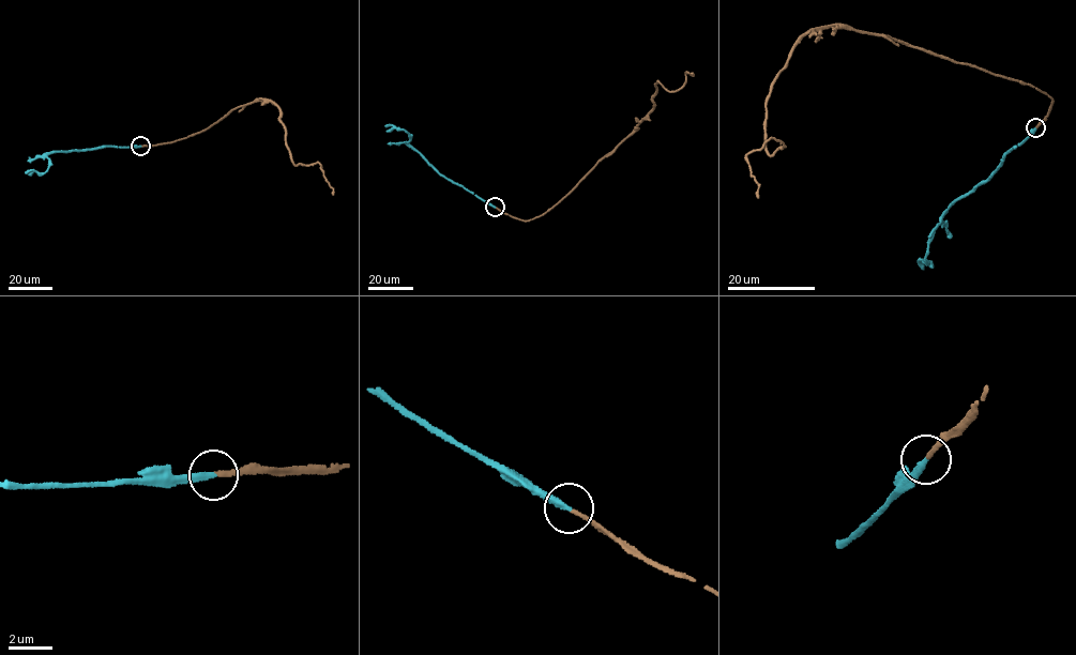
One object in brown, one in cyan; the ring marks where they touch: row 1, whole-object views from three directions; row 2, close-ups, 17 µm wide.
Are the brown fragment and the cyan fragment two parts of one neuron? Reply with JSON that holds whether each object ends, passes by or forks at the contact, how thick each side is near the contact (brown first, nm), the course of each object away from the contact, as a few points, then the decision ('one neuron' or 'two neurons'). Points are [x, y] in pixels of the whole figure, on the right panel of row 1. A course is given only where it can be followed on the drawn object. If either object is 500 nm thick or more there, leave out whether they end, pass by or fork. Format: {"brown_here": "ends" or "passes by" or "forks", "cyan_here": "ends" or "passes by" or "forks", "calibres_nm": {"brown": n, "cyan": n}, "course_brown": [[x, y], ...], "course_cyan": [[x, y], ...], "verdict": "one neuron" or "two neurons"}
{"brown_here": "ends", "cyan_here": "ends", "calibres_nm": {"brown": 180, "cyan": 280}, "course_brown": [[1036, 127], [1052, 101], [1029, 84], [819, 27], [766, 104], [764, 149], [784, 147], [745, 156], [758, 198]], "course_cyan": [[1036, 127], [1005, 153], [985, 181], [952, 202], [929, 242], [926, 261], [919, 260], [923, 269]], "verdict": "one neuron"}

